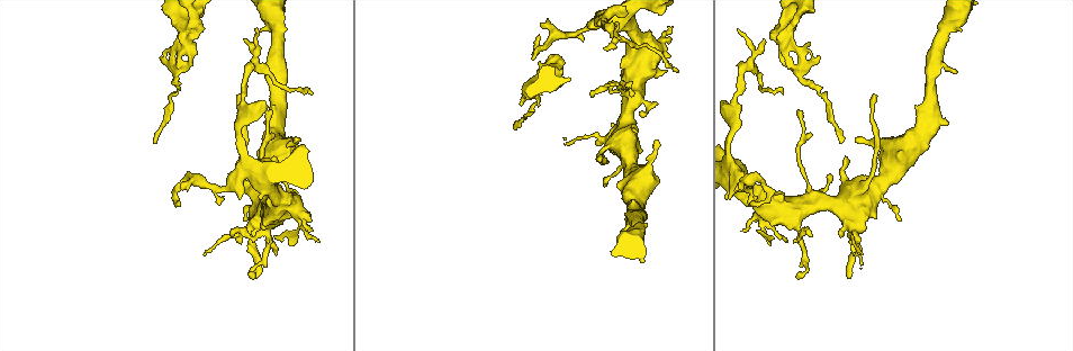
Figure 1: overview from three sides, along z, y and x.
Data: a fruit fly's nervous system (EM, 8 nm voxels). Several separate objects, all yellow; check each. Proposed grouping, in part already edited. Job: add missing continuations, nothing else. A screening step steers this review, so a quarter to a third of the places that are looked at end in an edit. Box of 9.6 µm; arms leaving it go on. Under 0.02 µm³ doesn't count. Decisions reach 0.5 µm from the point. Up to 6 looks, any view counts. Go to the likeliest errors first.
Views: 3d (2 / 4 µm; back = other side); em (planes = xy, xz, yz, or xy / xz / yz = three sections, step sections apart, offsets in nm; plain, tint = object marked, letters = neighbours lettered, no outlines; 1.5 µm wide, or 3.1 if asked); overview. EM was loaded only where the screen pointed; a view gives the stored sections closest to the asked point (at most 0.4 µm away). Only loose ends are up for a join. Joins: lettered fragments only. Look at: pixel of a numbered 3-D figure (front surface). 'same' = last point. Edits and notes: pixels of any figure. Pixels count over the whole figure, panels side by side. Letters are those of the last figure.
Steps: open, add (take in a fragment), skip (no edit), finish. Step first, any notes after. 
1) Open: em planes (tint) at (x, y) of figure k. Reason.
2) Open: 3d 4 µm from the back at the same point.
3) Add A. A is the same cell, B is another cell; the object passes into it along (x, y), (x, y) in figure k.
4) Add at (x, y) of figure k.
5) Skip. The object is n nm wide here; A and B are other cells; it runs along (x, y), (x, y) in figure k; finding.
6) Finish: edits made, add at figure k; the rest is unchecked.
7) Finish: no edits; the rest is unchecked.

Open: em planes (letters) at (948, 123) of figure 1. Free end.

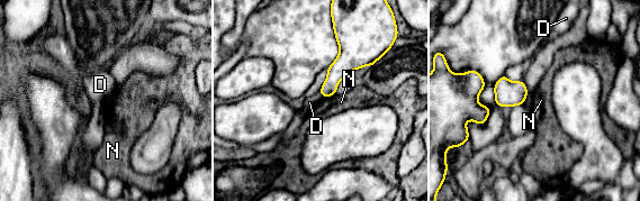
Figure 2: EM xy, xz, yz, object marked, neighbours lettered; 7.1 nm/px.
Skip. The longest contact is with N, 90 nm; D and N are other cells; a border runs along (334, 93), (324, 98) in figure 2; none of them fits.

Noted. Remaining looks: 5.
Open: em yz step 4 (tint) at (154, 141) of figure 1. Tapers out.

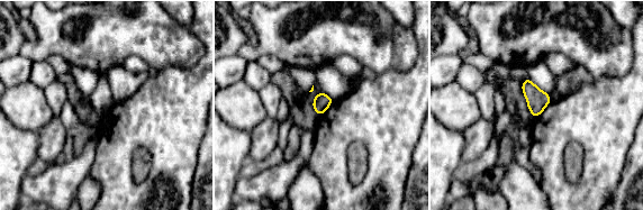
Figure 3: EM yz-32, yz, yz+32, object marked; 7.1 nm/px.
Open: em planes (letters) at the same point.

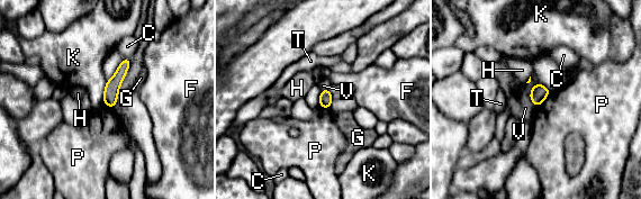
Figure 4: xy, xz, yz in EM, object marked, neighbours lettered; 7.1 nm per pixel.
Skip. C, F, G, H, K, P, T and V are other cells; it runs along (127, 61), (113, 86), (110, 103) in figure 4; no lettered fragment goes on from it.

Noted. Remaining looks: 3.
Open: em xz step 4 (tint) at (797, 278) of figure 1. Free end.

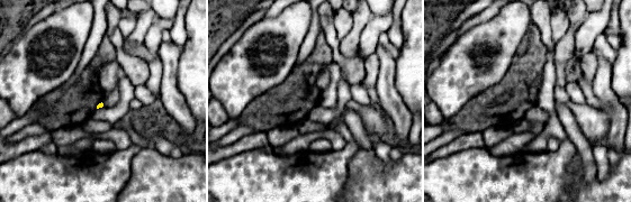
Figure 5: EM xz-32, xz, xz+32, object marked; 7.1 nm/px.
Open: em planes (letters) at the same point. Another direction.

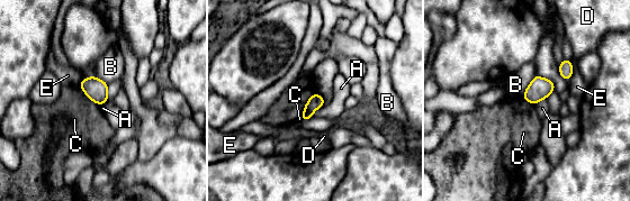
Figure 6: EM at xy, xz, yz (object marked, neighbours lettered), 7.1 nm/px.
Skip. The object is 100 nm wide here; the longest contact is with B, 190 nm; A, B, C, D and E are other cells; no lettered fragment goes on from it.

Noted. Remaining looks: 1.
Finish: no edits; the rest is unchecked.

